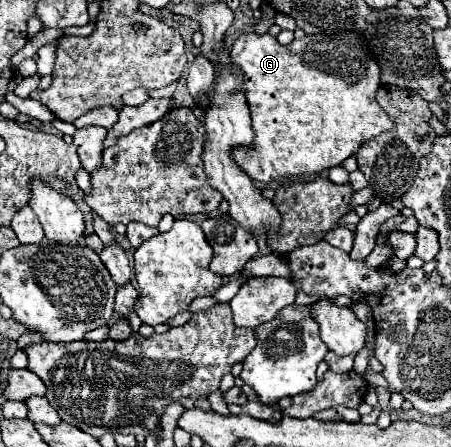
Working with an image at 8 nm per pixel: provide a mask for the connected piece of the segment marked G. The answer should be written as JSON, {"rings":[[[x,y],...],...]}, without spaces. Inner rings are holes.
{"rings":[[[345,31],[345,33],[335,33],[335,35],[327,35],[327,33],[317,33],[317,35],[305,35],[301,39],[293,39],[289,45],[281,45],[275,37],[271,37],[269,33],[265,35],[255,35],[255,33],[243,33],[231,49],[231,61],[243,71],[245,75],[245,83],[243,83],[243,91],[247,93],[247,101],[251,107],[251,121],[253,121],[253,131],[255,131],[255,139],[253,139],[253,149],[239,153],[239,149],[235,151],[235,159],[241,165],[243,171],[247,171],[247,175],[257,181],[257,183],[269,183],[269,181],[295,181],[301,177],[313,177],[319,175],[321,171],[327,171],[331,167],[341,165],[347,157],[355,155],[359,151],[359,147],[363,143],[367,143],[369,139],[395,129],[395,123],[387,117],[387,113],[379,107],[375,95],[377,89],[381,85],[381,67],[375,61],[367,41],[363,35],[355,33],[355,31]]]}

